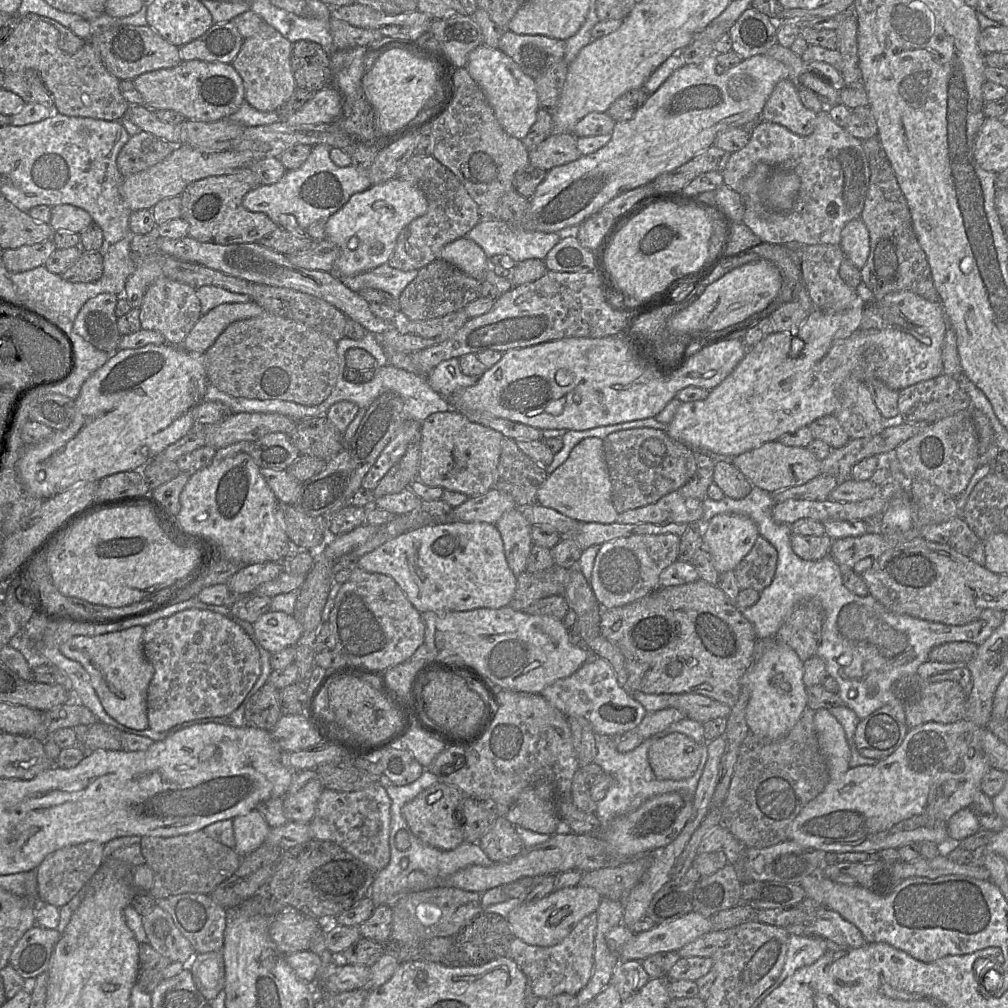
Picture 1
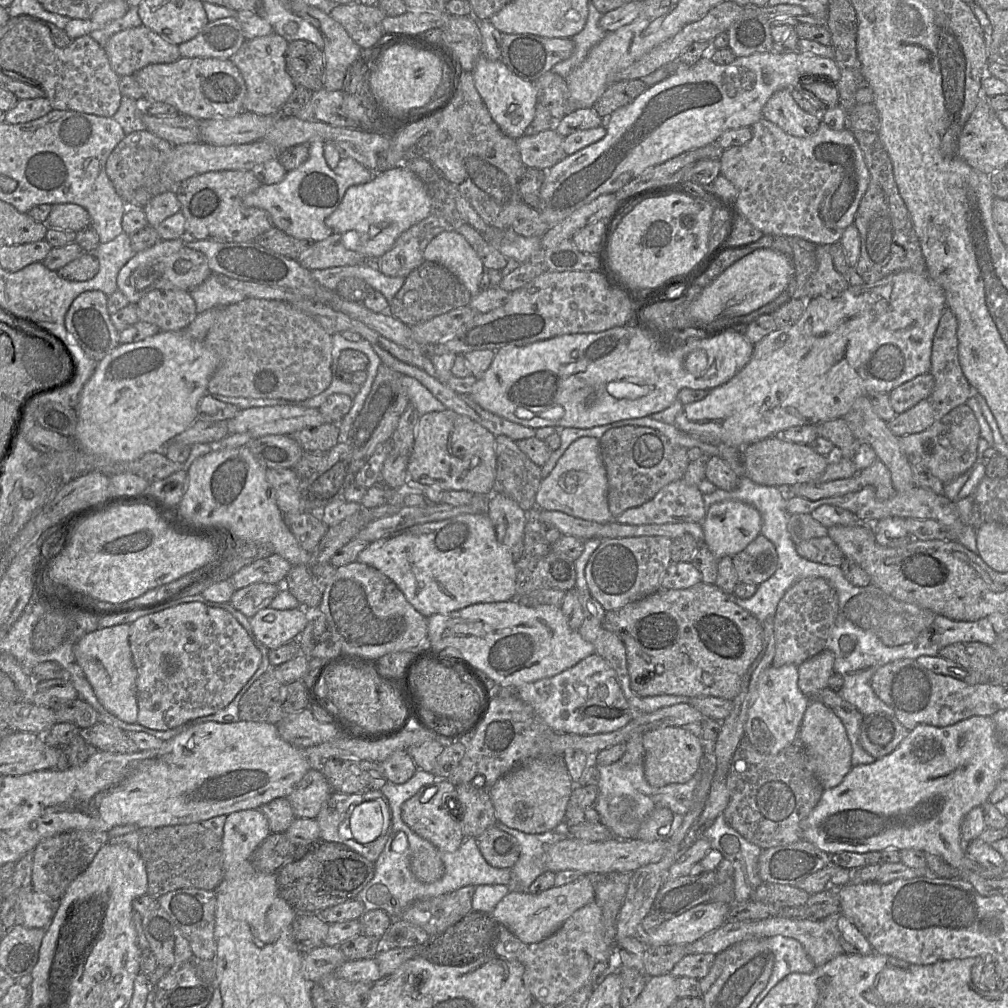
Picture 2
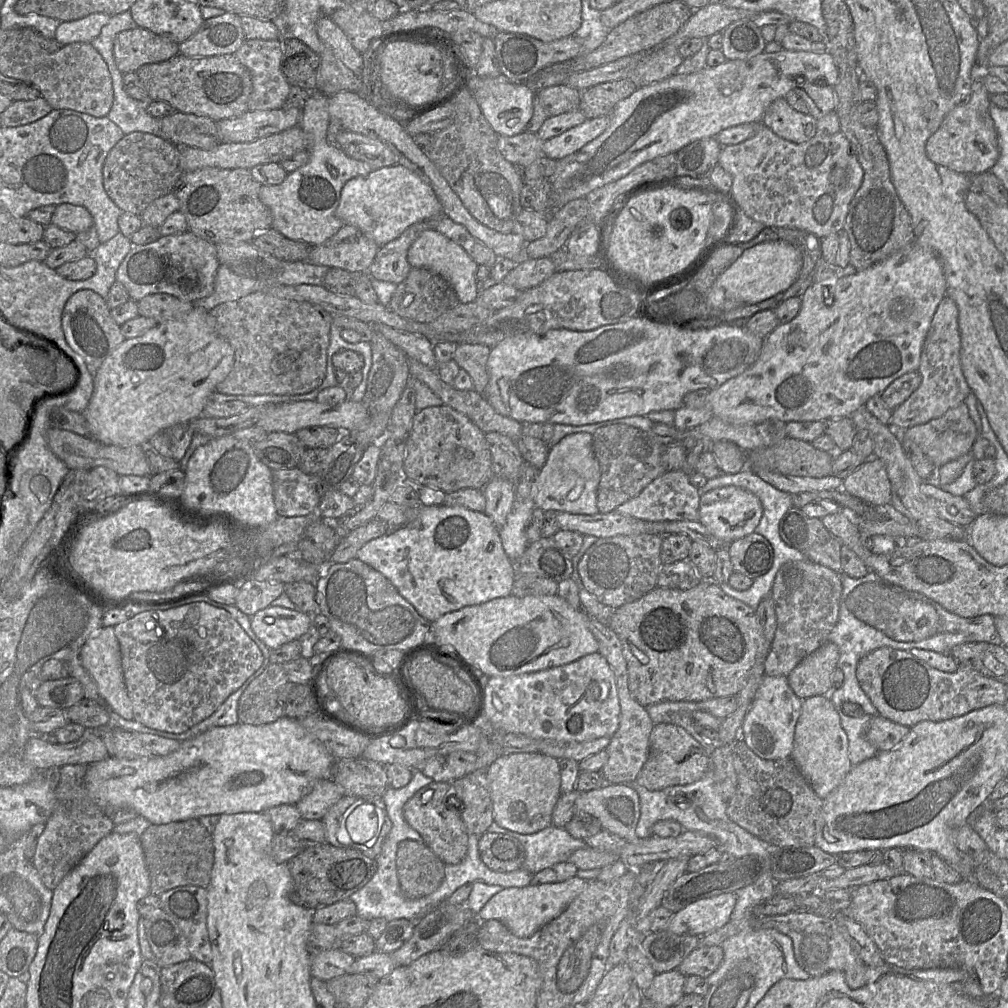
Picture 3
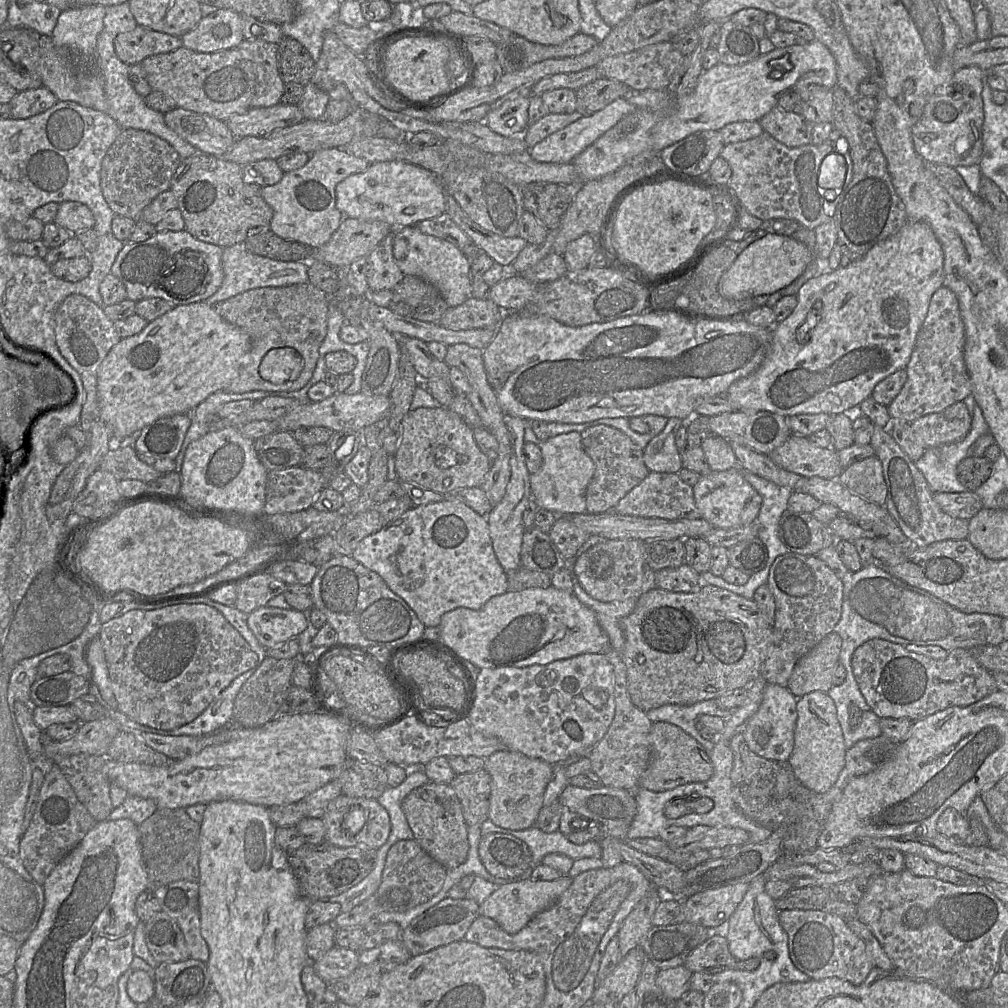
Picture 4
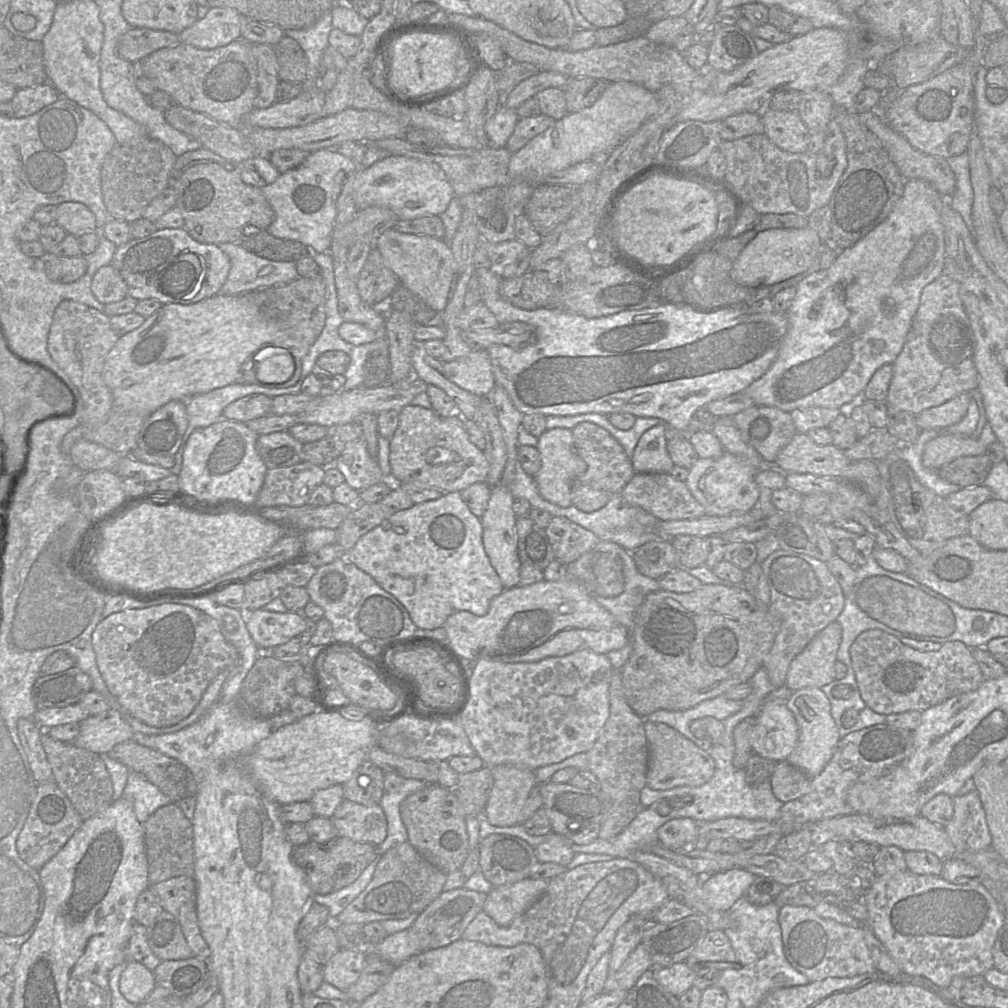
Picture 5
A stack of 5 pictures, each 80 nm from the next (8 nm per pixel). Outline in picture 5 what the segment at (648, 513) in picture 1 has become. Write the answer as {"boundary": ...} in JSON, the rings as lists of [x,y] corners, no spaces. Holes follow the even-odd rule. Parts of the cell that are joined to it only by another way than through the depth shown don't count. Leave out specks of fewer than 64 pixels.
{"boundary":[[[635,473],[621,494],[624,502],[642,508],[658,521],[693,519],[705,515],[704,507],[693,497],[686,483],[669,473]]]}

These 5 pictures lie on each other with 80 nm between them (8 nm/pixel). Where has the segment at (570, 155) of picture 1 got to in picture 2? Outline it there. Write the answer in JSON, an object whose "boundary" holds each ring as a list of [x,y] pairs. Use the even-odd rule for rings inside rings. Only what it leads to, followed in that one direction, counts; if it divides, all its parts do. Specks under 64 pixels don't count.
{"boundary":[[[554,129],[523,135],[515,140],[526,168],[548,170],[567,157],[563,149],[564,137]]]}

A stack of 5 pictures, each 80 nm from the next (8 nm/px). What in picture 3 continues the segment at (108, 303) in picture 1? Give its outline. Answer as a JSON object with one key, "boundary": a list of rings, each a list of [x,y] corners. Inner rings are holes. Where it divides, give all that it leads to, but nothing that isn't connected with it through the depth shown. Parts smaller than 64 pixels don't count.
{"boundary":[[[92,290],[77,291],[67,300],[61,325],[67,344],[83,358],[94,376],[103,361],[125,340],[120,326],[110,314],[107,301]]]}

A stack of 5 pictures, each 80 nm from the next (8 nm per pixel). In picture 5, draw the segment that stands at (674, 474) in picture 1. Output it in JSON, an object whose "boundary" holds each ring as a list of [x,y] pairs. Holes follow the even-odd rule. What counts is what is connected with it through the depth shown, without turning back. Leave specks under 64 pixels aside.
{"boundary":[[[581,422],[572,429],[572,434],[575,451],[587,468],[572,481],[571,501],[581,511],[594,512],[621,493],[636,472],[623,446],[603,427],[592,422]]]}

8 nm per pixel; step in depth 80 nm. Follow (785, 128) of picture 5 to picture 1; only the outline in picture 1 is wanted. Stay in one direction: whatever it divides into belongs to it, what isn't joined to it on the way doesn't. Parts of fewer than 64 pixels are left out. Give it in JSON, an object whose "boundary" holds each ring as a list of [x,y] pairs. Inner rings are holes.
{"boundary":[[[790,79],[779,81],[762,110],[761,120],[777,123],[799,136],[809,136],[816,127],[817,113],[807,109]]]}

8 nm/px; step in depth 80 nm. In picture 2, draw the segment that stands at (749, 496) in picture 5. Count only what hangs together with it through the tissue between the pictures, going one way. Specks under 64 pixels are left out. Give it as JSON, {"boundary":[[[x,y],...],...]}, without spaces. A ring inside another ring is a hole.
{"boundary":[[[737,500],[714,503],[708,507],[702,522],[704,545],[717,559],[725,556],[733,557],[760,535],[761,525],[761,514],[751,505]]]}

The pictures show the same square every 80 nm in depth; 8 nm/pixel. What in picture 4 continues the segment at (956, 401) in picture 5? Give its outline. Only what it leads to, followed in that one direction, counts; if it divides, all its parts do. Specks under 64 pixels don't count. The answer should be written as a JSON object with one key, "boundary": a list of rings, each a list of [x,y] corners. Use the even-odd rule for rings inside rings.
{"boundary":[[[964,401],[957,402],[943,412],[932,413],[911,423],[917,442],[924,447],[936,448],[961,442],[969,433],[972,418]]]}

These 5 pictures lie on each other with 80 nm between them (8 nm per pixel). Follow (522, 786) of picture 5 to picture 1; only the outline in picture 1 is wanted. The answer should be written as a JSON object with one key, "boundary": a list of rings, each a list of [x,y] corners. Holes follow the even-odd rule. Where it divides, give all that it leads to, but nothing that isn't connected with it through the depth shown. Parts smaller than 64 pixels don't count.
{"boundary":[[[547,785],[525,789],[511,805],[505,818],[514,825],[540,834],[552,835],[561,821]]]}

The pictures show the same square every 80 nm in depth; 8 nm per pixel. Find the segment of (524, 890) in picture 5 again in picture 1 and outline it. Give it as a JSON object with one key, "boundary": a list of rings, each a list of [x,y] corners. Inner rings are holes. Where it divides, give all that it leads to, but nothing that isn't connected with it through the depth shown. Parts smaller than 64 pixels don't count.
{"boundary":[[[573,886],[558,889],[536,901],[522,901],[506,917],[514,934],[529,945],[550,947],[569,935],[586,916],[596,913],[601,896],[591,887]]]}

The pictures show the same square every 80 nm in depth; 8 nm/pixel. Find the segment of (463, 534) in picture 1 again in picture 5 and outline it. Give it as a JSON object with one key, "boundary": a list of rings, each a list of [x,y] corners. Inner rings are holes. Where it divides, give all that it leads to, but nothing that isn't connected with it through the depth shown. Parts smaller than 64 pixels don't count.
{"boundary":[[[450,492],[389,516],[360,537],[347,552],[346,558],[393,595],[406,608],[419,629],[432,630],[443,627],[447,618],[459,611],[484,616],[491,600],[505,590],[485,552],[482,535],[481,519],[471,512],[460,492]]]}

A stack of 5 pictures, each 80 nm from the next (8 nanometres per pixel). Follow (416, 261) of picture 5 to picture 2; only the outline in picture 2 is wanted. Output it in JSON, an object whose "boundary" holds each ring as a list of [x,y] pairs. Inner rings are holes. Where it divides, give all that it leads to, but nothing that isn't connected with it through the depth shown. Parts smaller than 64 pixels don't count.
{"boundary":[[[444,231],[435,236],[424,250],[425,261],[435,262],[453,273],[476,296],[485,267],[477,252],[456,231]]]}

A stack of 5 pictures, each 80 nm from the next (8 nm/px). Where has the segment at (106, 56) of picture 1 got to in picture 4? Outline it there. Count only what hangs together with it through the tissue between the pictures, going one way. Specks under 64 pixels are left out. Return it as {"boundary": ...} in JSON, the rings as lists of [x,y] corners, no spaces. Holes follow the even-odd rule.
{"boundary":[[[143,26],[121,33],[115,40],[116,55],[128,66],[141,64],[150,56],[172,52],[181,46],[180,37]]]}

